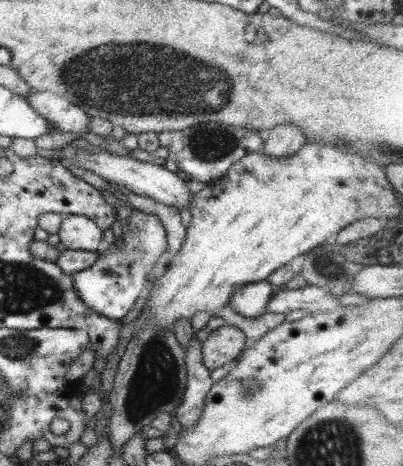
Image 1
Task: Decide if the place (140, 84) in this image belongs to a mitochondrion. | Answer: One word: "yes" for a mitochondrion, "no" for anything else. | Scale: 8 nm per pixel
yes

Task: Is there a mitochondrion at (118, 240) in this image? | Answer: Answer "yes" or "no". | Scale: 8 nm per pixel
no

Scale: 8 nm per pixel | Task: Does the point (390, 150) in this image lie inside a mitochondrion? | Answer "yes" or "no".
yes

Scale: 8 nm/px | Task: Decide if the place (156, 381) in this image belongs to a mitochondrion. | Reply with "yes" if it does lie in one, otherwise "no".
yes

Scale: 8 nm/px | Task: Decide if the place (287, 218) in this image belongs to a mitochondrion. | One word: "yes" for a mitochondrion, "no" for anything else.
no

